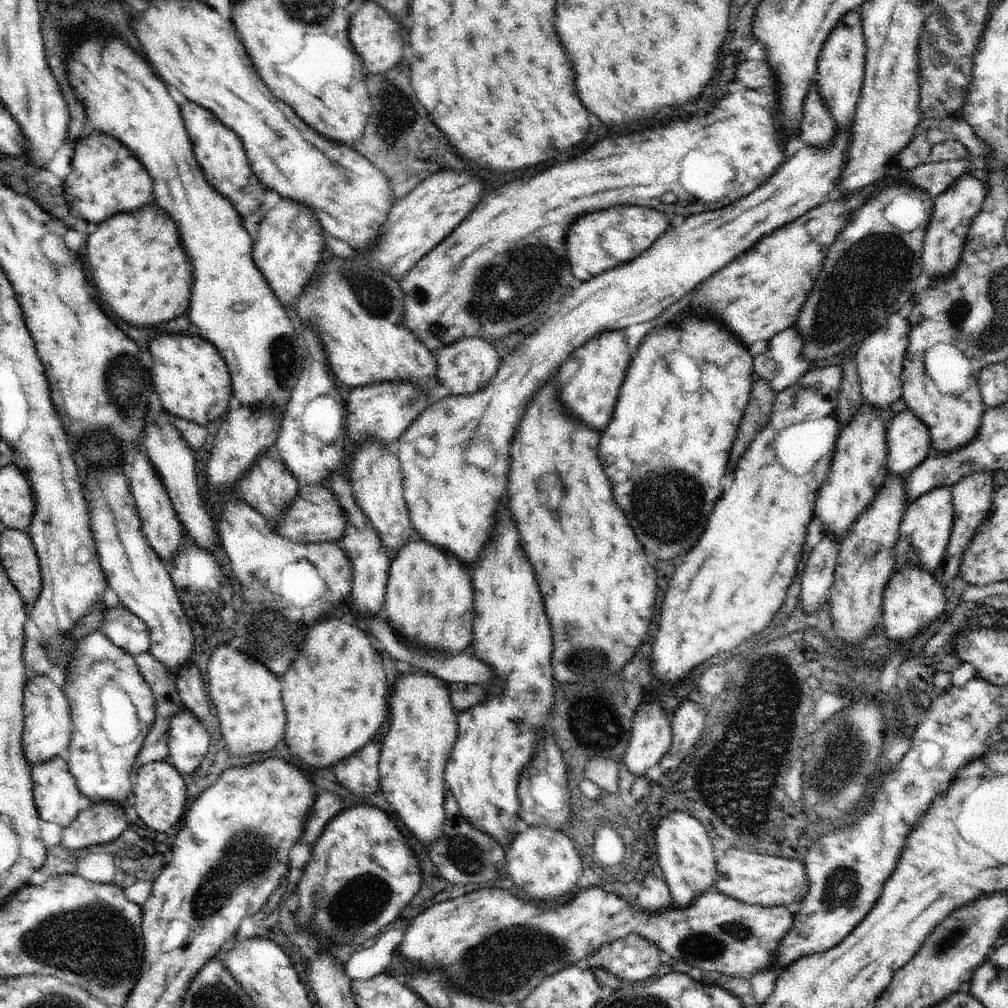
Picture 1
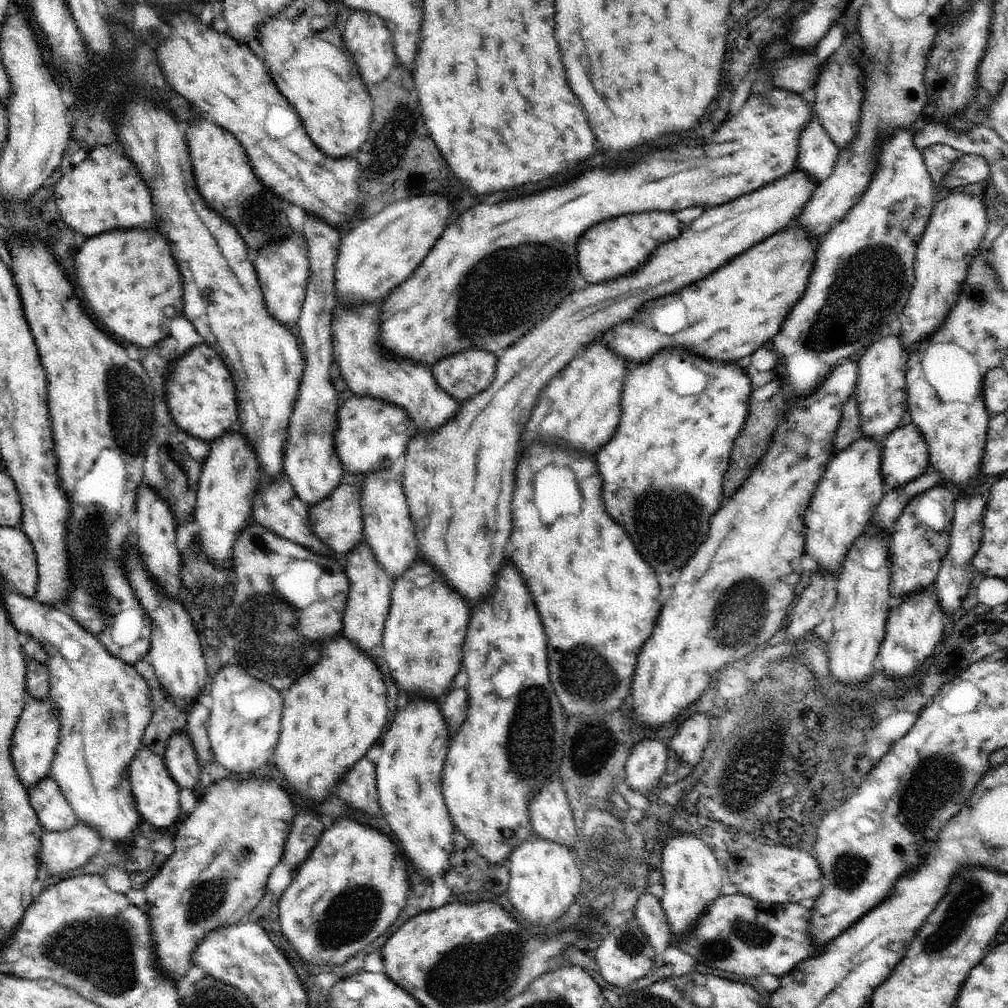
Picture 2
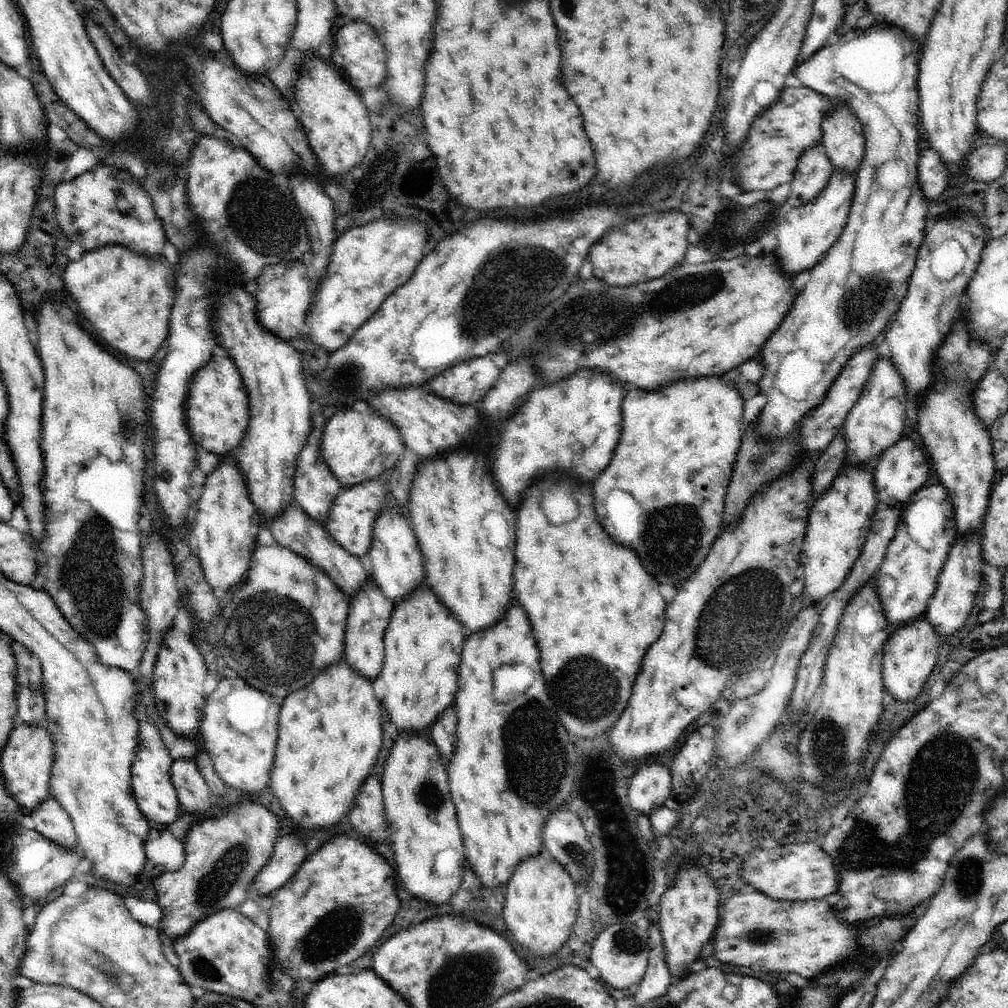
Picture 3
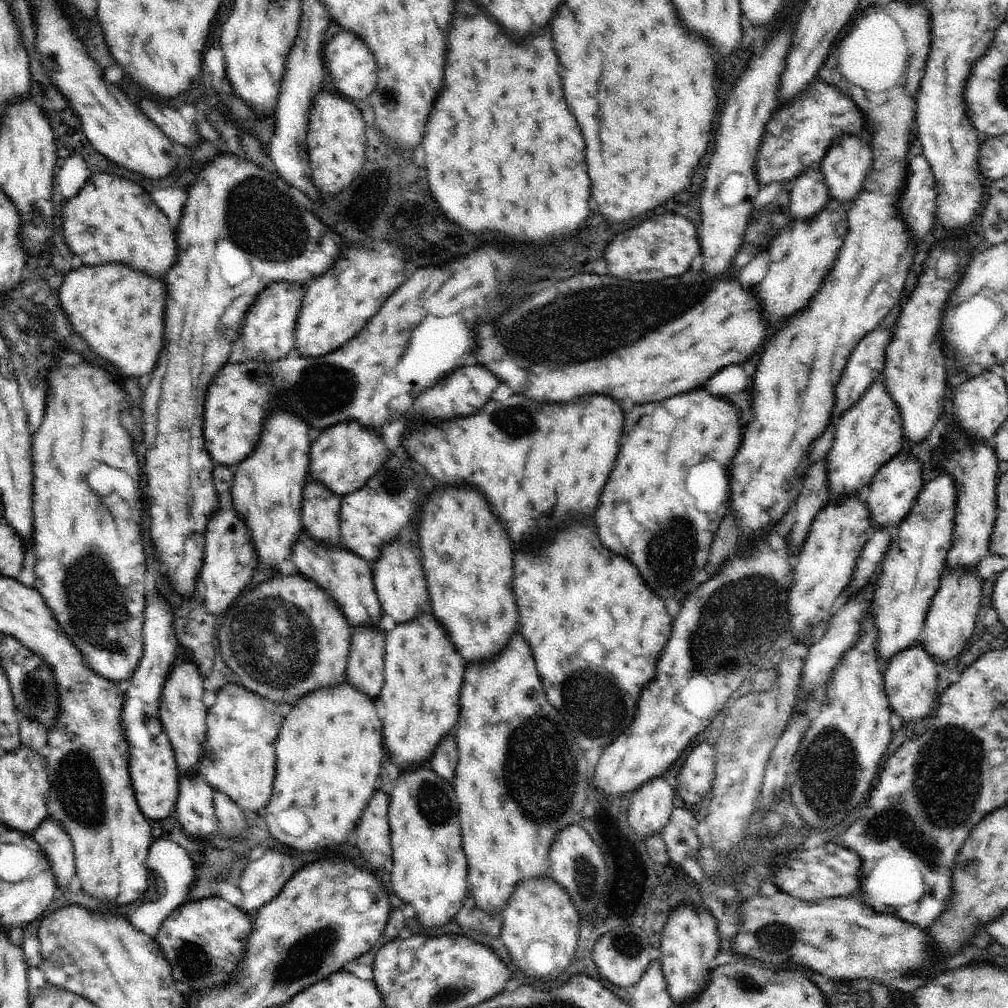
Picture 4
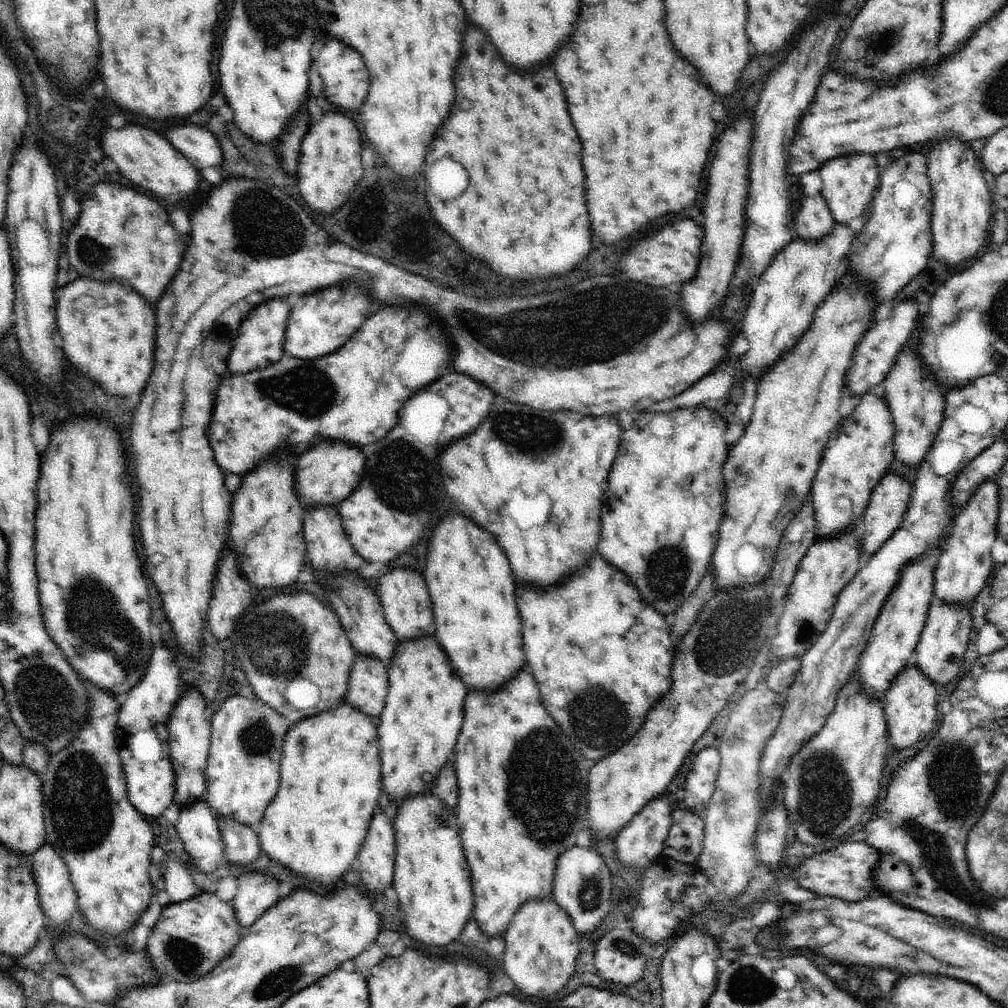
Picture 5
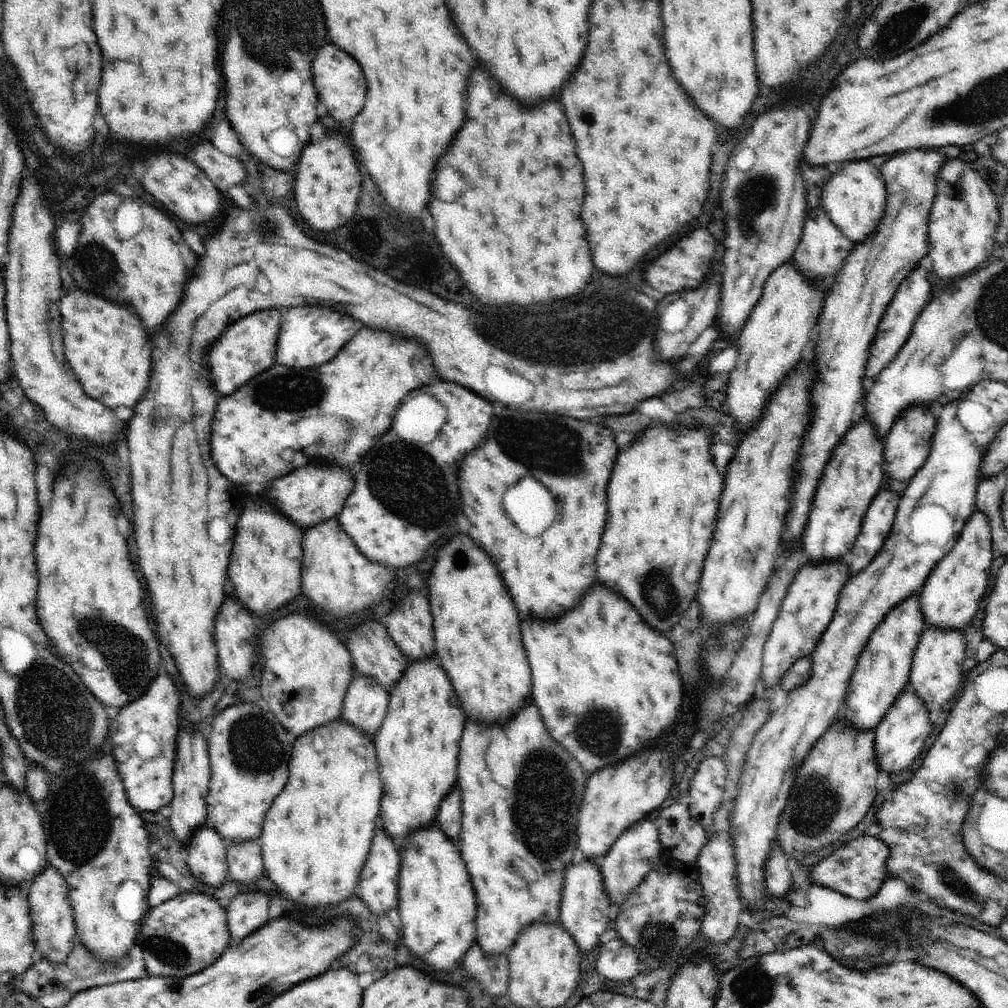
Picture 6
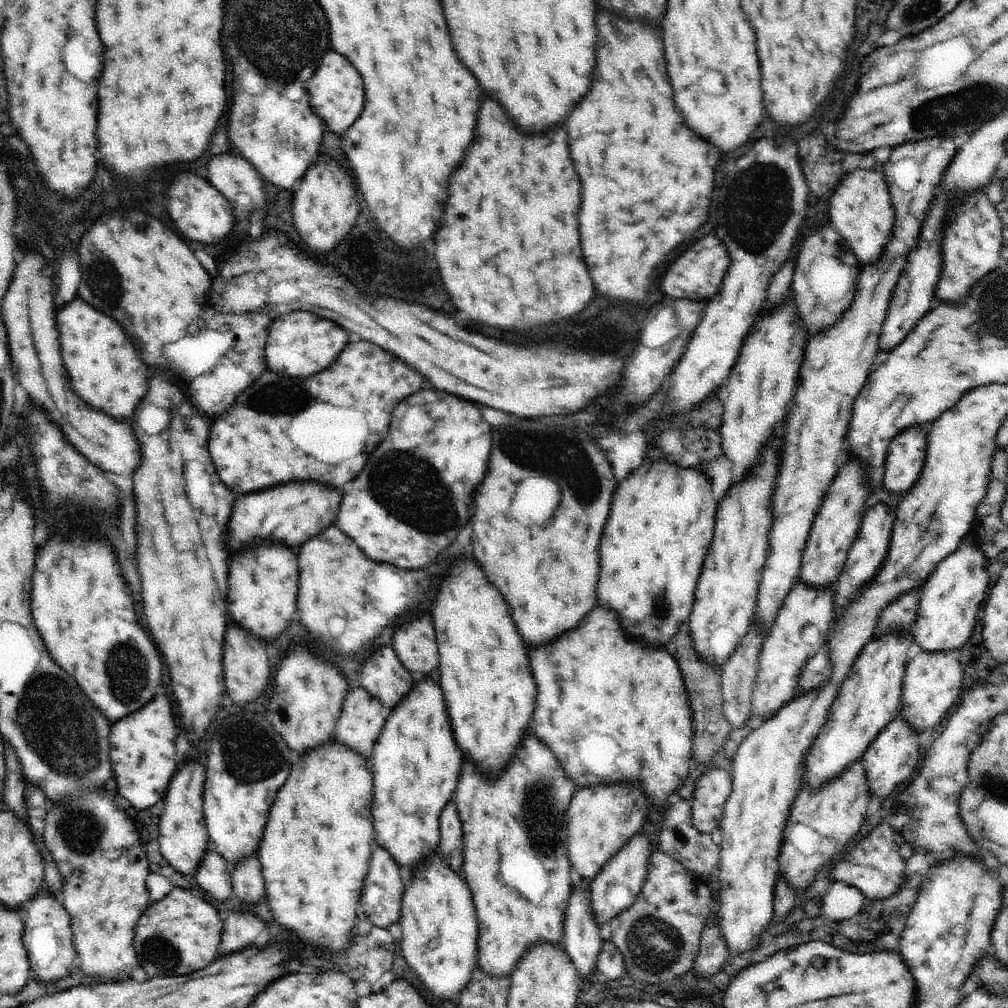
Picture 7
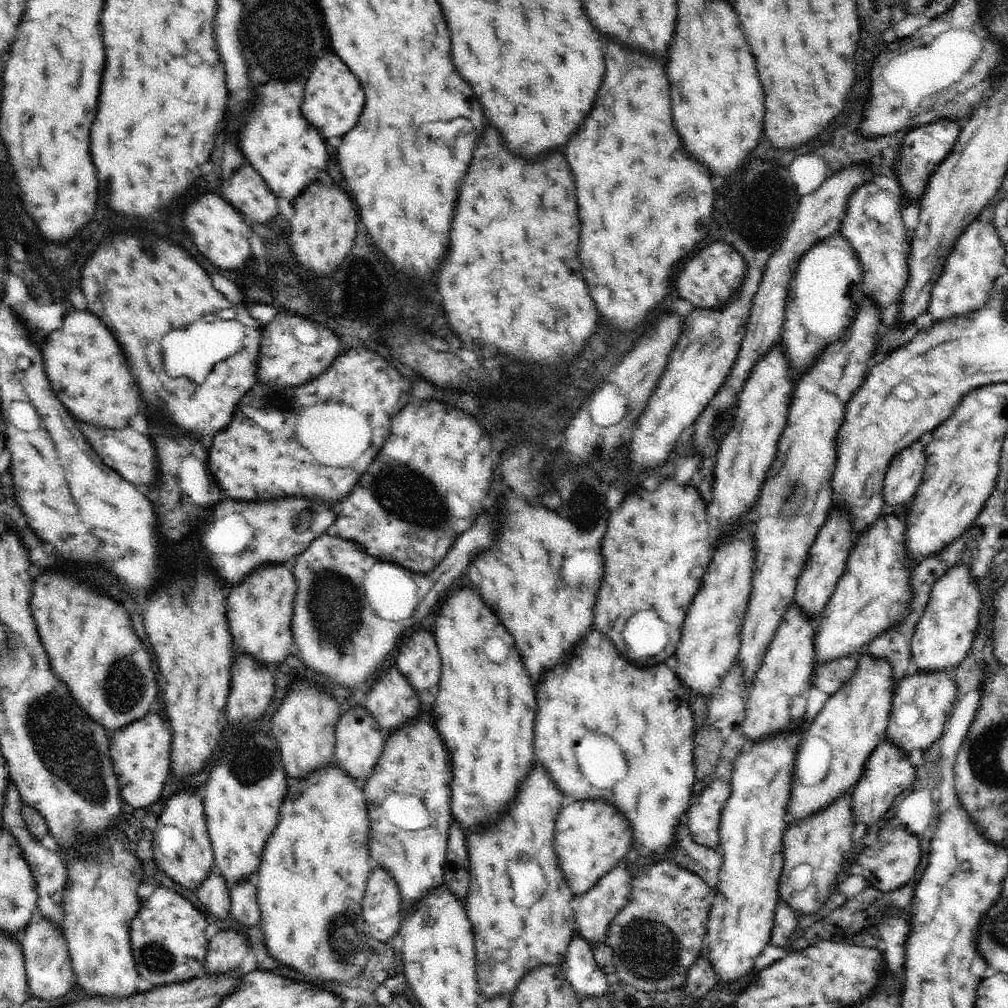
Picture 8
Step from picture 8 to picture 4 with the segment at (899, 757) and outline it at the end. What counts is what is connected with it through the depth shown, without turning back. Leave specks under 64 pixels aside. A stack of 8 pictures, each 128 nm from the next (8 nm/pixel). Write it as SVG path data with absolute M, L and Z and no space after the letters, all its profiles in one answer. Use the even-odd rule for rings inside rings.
M918 642L910 648L894 654L886 664L884 672L885 689L892 715L900 716L904 724L914 724L922 718L930 718L937 703L936 686L940 672L936 660L924 650L924 644Z

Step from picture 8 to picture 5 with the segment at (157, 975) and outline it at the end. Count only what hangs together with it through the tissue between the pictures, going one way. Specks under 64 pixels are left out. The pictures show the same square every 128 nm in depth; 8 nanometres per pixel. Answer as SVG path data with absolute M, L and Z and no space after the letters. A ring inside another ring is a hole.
M202 891L198 896L164 906L160 917L156 921L152 932L148 935L147 945L145 946L150 962L154 970L164 979L174 980L176 982L191 983L204 978L206 974L212 972L222 960L226 960L232 950L238 946L244 936L245 930L242 930L240 922L236 920L236 912L230 901L224 902L215 893Z

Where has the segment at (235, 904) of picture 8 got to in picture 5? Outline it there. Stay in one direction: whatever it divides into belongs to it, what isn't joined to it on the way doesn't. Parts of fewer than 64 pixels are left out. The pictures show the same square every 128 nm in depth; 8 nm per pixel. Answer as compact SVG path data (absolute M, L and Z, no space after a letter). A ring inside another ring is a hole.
M217 816L217 819L224 842L224 860L240 866L248 866L256 862L262 854L262 847L259 836L251 826L240 824L224 816Z

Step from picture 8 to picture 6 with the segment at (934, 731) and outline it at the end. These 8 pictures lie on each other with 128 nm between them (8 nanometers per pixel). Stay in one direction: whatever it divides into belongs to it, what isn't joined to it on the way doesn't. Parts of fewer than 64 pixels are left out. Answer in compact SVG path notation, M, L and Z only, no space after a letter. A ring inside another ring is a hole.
M936 626L926 627L914 650L909 681L905 688L912 688L926 707L932 706L932 704L938 704L941 707L946 705L962 687L965 648L966 640L963 630L936 628Z

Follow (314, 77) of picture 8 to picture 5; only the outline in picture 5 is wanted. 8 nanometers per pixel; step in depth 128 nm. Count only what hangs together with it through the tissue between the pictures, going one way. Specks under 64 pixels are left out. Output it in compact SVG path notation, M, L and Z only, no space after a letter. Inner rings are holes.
M330 40L318 54L316 58L316 68L325 84L324 95L329 102L332 102L338 110L342 112L358 112L360 106L364 104L366 96L368 96L368 70L364 66L364 60L360 58L360 54L356 54L356 50L352 50L350 46L344 46L338 40Z

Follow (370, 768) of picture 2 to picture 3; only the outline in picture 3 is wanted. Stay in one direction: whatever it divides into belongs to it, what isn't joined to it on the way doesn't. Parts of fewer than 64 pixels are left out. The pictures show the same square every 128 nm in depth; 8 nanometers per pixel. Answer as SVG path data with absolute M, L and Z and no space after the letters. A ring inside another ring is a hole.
M372 776L360 790L360 798L356 800L356 808L350 812L350 824L364 836L368 842L382 842L386 838L386 811L382 786Z

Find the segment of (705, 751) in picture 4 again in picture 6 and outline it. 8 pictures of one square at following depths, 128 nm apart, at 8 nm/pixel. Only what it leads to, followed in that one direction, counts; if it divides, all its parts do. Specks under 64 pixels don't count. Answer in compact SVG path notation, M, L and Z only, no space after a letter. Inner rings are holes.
M710 756L702 760L689 786L690 805L687 806L694 820L709 830L714 814L720 808L726 794L726 765L723 758Z

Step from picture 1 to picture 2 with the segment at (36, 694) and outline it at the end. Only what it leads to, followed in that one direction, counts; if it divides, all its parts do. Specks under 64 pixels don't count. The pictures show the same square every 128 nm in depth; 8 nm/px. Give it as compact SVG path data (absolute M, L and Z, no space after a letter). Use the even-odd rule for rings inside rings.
M29 697L14 729L12 748L10 748L14 768L26 790L36 786L38 782L42 782L46 776L49 776L50 767L60 742L60 728L62 726L60 726L60 716L58 716L56 704L50 698L36 700L36 698Z

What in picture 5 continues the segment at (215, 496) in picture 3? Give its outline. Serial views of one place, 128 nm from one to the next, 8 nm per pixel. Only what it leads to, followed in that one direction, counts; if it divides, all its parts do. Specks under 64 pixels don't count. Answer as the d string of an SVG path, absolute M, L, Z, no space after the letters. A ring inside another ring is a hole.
M230 554L220 564L220 574L216 576L216 588L212 606L208 610L208 624L214 636L232 636L234 622L244 614L252 602L252 592L248 582L240 576L236 568L236 556Z

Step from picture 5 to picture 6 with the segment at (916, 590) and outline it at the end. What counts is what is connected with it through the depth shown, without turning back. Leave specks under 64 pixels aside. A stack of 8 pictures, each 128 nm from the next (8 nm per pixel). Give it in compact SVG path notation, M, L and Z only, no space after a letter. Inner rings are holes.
M912 594L906 602L900 602L890 614L886 614L880 628L872 632L872 638L860 654L856 670L852 674L842 716L856 730L876 730L890 706L896 702L896 698L908 684L914 650L925 628L918 594Z

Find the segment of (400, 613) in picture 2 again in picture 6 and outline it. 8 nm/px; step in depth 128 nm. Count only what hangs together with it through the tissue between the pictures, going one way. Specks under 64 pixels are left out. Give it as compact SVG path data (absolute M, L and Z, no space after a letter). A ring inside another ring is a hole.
M428 662L412 664L398 684L389 691L388 716L374 738L384 784L380 810L384 830L390 838L404 838L436 820L440 802L456 782L460 738L464 730L464 712L452 694L452 686L442 666Z

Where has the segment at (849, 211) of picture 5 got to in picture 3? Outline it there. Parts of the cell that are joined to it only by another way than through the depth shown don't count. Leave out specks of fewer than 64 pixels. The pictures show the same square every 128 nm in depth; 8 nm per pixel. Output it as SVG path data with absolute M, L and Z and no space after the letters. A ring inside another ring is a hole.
M840 104L836 114L828 114L822 122L824 146L834 170L856 174L864 160L864 136L858 118Z

